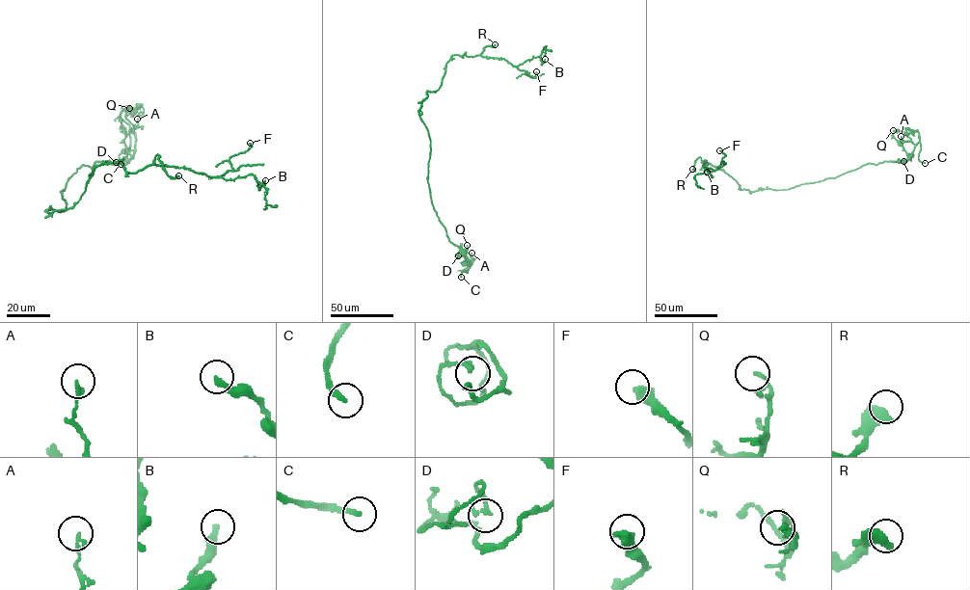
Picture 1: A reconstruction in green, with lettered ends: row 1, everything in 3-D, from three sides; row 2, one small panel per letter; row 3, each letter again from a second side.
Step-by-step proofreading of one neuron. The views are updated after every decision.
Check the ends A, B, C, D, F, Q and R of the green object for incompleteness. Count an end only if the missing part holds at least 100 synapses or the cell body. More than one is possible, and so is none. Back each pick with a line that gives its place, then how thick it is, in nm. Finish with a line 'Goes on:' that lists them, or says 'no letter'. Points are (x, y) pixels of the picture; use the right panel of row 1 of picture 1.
C: at (925, 163); 220 nm thick
Goes on: C

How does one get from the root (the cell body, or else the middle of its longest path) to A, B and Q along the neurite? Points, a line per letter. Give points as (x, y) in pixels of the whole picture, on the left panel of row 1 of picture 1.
A: (54, 209), (66, 209), (62, 191), (82, 165), (129, 160), (137, 119)
B: (54, 209), (71, 208), (102, 164), (253, 175), (259, 189), (265, 180)
Q: (54, 209), (66, 209), (62, 191), (82, 165), (129, 160), (136, 136), (123, 110), (129, 108)

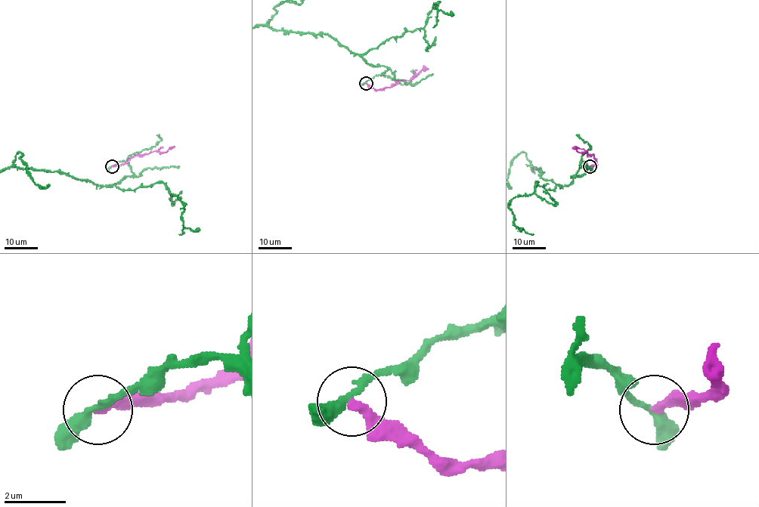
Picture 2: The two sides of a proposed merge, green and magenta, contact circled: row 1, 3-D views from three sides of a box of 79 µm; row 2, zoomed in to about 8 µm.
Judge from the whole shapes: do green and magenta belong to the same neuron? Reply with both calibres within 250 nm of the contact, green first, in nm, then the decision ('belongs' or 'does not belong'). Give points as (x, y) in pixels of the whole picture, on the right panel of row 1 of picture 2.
280/280 nm | does not belong

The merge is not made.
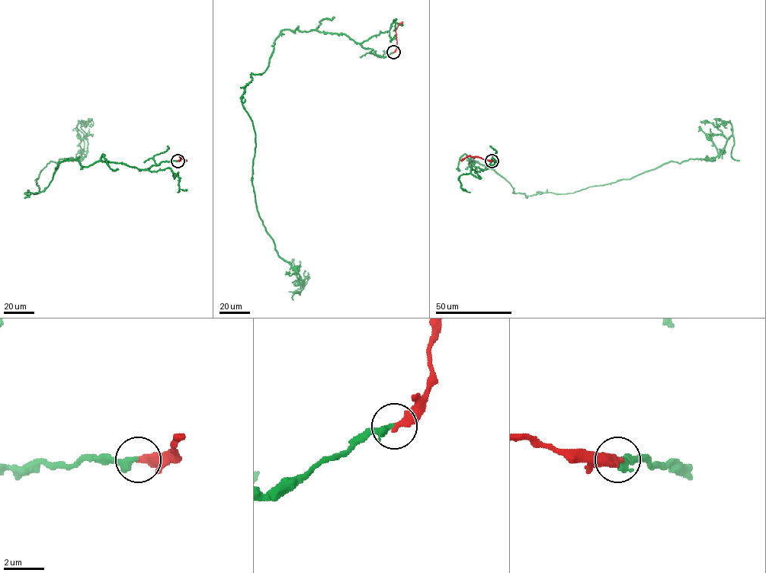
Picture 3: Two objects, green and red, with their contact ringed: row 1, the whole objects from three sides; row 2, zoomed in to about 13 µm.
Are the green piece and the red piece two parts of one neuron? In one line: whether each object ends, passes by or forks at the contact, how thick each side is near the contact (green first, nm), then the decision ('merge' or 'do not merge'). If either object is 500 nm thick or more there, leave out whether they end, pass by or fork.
green ends; red ends; calibres 380 and 380 nm; merge

